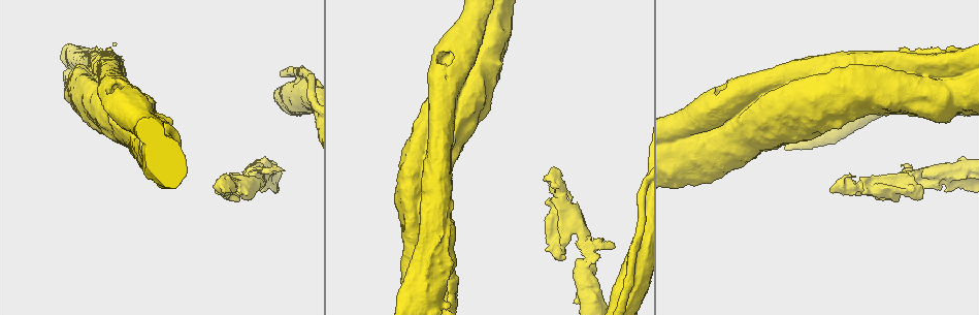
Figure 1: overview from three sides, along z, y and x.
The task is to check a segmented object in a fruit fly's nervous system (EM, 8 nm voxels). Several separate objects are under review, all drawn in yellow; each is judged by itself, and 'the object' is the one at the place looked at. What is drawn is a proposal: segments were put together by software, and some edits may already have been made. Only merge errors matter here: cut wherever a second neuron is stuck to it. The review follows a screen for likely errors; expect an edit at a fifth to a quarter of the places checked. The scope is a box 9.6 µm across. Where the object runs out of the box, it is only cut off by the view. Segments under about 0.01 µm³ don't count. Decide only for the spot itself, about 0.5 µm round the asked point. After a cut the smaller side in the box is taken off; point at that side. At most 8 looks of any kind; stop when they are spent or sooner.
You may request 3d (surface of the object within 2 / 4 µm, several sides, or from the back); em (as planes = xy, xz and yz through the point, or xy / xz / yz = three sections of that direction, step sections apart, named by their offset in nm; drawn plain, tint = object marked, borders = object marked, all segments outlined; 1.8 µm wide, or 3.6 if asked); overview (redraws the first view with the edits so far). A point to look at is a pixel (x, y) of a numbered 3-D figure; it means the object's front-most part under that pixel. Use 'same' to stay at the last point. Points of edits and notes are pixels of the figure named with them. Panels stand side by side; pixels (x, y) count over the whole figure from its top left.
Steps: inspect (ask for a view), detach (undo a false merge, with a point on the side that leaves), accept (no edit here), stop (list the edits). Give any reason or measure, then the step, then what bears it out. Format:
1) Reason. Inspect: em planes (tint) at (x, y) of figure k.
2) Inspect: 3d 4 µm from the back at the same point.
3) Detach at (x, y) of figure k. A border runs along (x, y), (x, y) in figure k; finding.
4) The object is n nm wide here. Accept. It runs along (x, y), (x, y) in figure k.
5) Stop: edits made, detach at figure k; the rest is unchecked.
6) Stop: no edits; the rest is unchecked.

Sharp bend. Inspect: 3d 2 µm at (590, 257) of figure 1.

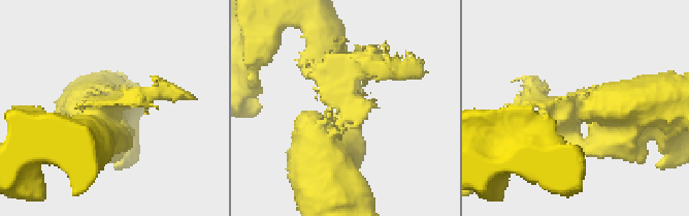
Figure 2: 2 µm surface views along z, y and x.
Inspect: em planes (tint) at (337, 100) of figure 2.

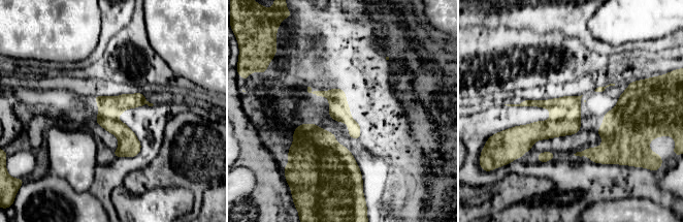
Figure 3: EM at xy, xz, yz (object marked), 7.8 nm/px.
Accept. It runs along (97, 98), (134, 153) in figure 3; one neuron here.

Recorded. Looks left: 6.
Thick turns thin. Inspect: 3d 2 µm at (225, 186) of figure 1.

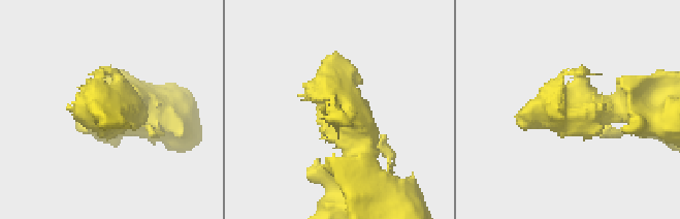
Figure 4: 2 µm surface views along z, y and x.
Need the tissue. Inspect: em planes (borders) at (554, 107) of figure 4.

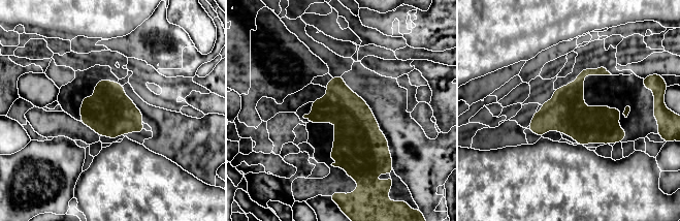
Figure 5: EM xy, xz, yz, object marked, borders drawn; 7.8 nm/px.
Accept. Continuous, no second neuron.

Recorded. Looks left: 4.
Sudden change in width. Inspect: em 3.6 µm planes (tint) at (630, 288) of figure 1.

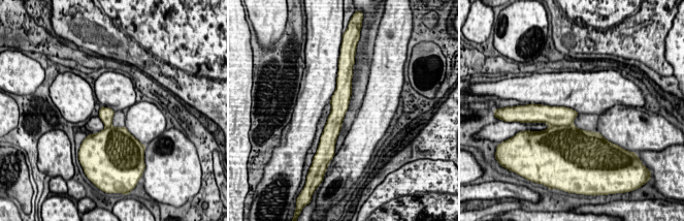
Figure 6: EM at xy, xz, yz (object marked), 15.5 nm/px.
Detach at (554, 116) of figure 6. A second neuron is stuck on.

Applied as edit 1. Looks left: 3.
Stop: edits made, detach at figure 6; the rest is unchecked.

